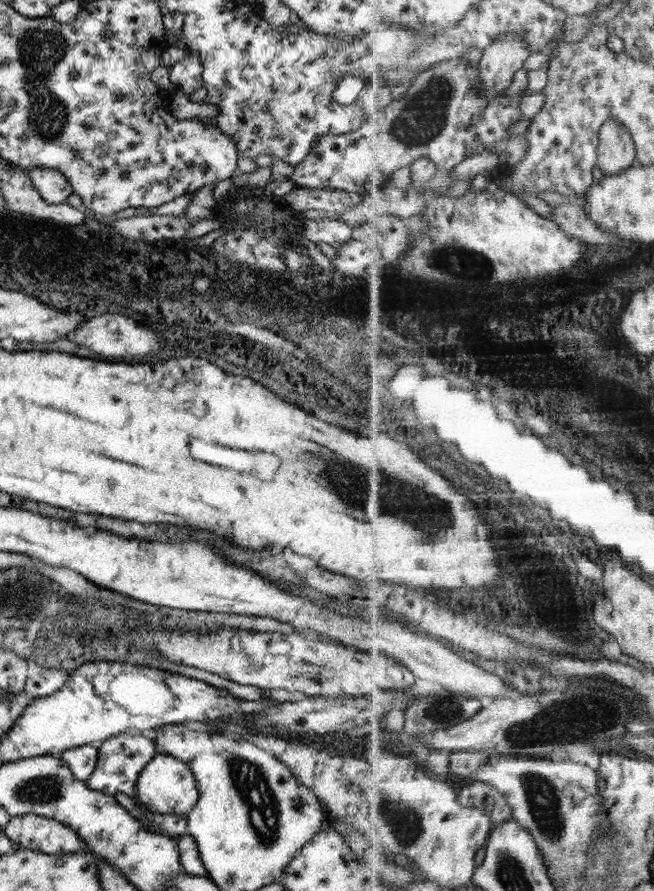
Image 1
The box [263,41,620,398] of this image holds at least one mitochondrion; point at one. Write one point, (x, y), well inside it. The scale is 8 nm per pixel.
(422, 119)

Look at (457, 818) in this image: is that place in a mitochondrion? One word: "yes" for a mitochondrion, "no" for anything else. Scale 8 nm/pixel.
no

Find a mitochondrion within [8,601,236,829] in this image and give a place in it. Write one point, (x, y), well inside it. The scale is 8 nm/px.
(44, 789)

